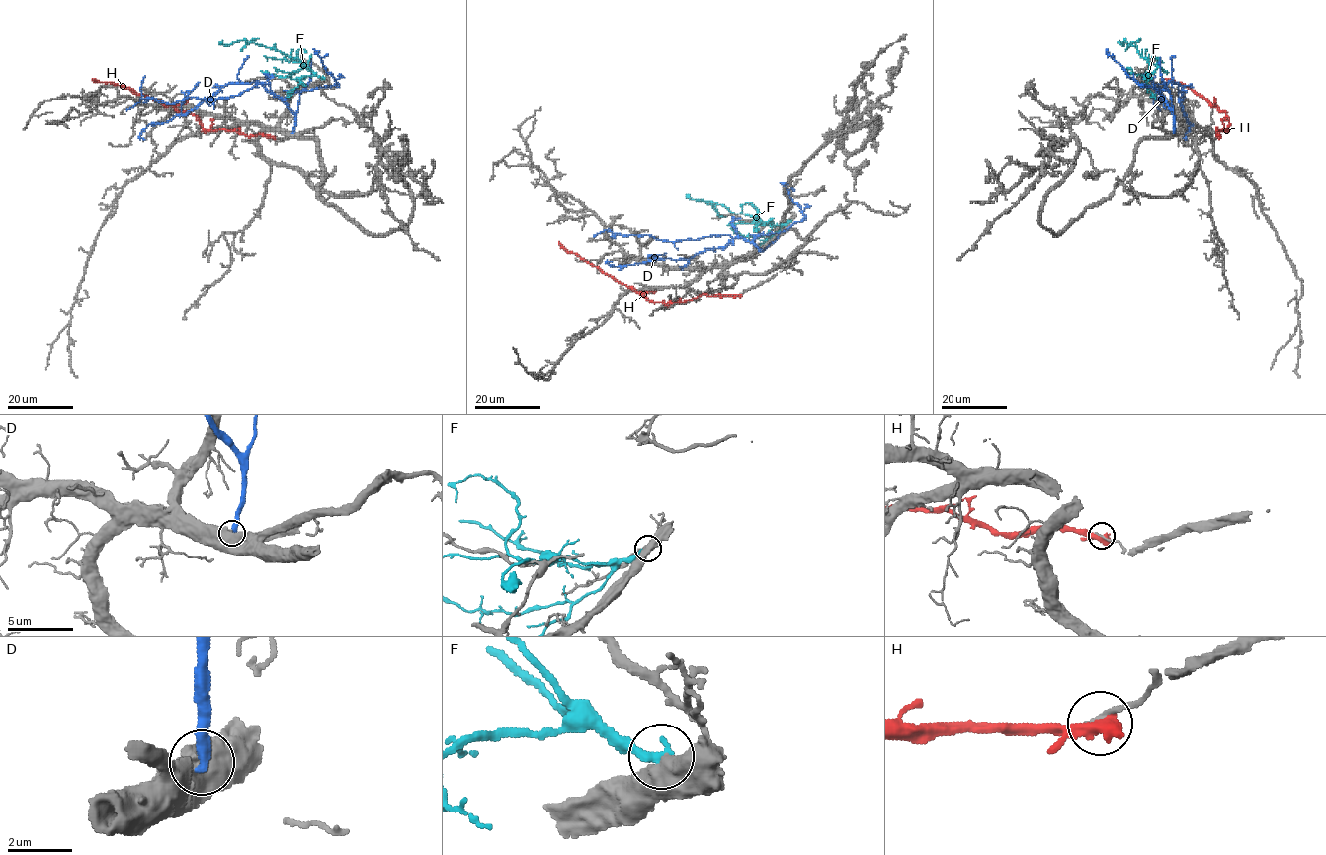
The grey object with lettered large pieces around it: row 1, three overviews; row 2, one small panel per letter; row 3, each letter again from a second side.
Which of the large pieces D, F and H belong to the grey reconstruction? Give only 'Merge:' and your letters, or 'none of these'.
Merge: none of these

